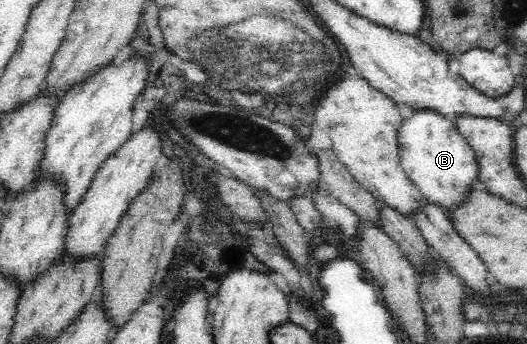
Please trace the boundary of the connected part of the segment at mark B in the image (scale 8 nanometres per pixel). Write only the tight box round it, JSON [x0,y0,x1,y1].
[399,110,479,215]

